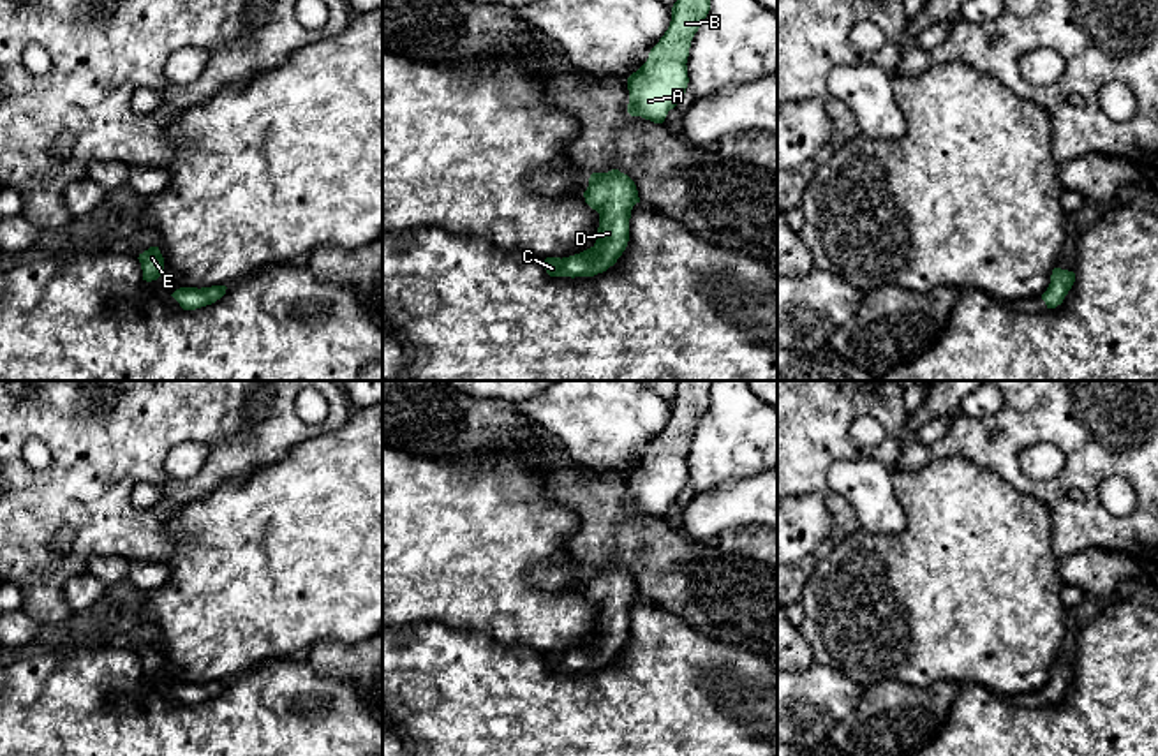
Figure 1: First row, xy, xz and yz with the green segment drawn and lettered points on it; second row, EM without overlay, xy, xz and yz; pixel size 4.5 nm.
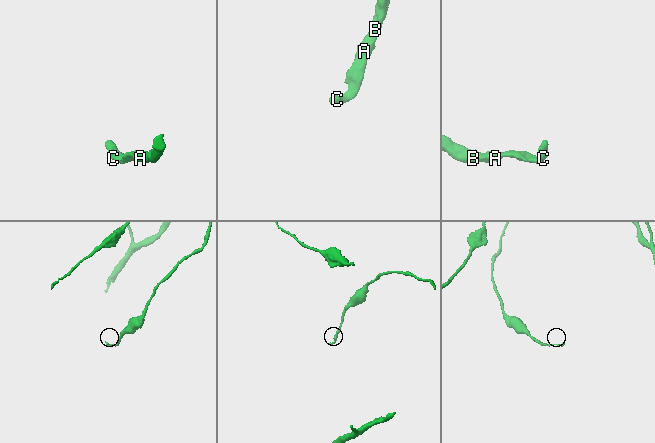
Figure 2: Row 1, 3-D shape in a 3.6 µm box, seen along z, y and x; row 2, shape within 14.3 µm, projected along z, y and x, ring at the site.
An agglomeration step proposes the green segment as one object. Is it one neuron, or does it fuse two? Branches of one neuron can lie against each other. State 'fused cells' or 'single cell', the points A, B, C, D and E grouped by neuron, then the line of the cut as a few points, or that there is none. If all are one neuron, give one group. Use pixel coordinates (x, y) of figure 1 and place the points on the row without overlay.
single cell; groups A B C D E; cut none

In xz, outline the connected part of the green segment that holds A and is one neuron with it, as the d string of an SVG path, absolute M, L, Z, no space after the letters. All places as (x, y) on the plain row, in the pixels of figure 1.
M679 381L668 425L647 456L627 472L631 511L663 518L686 488L689 442L710 405L710 386L712 381Z

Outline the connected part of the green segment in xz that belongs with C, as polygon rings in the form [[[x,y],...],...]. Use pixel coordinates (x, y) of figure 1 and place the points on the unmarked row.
[[[619,564],[592,567],[583,592],[599,608],[598,634],[580,649],[546,652],[550,671],[594,671],[613,661],[627,641],[631,604],[640,597],[635,576]]]

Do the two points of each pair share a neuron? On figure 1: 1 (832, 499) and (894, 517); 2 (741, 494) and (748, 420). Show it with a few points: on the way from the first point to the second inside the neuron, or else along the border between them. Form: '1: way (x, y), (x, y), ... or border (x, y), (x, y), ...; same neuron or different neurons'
1: border (831, 469), (829, 483), (853, 506), (861, 527); different neurons
2: border (758, 473), (730, 480), (704, 494); different neurons

